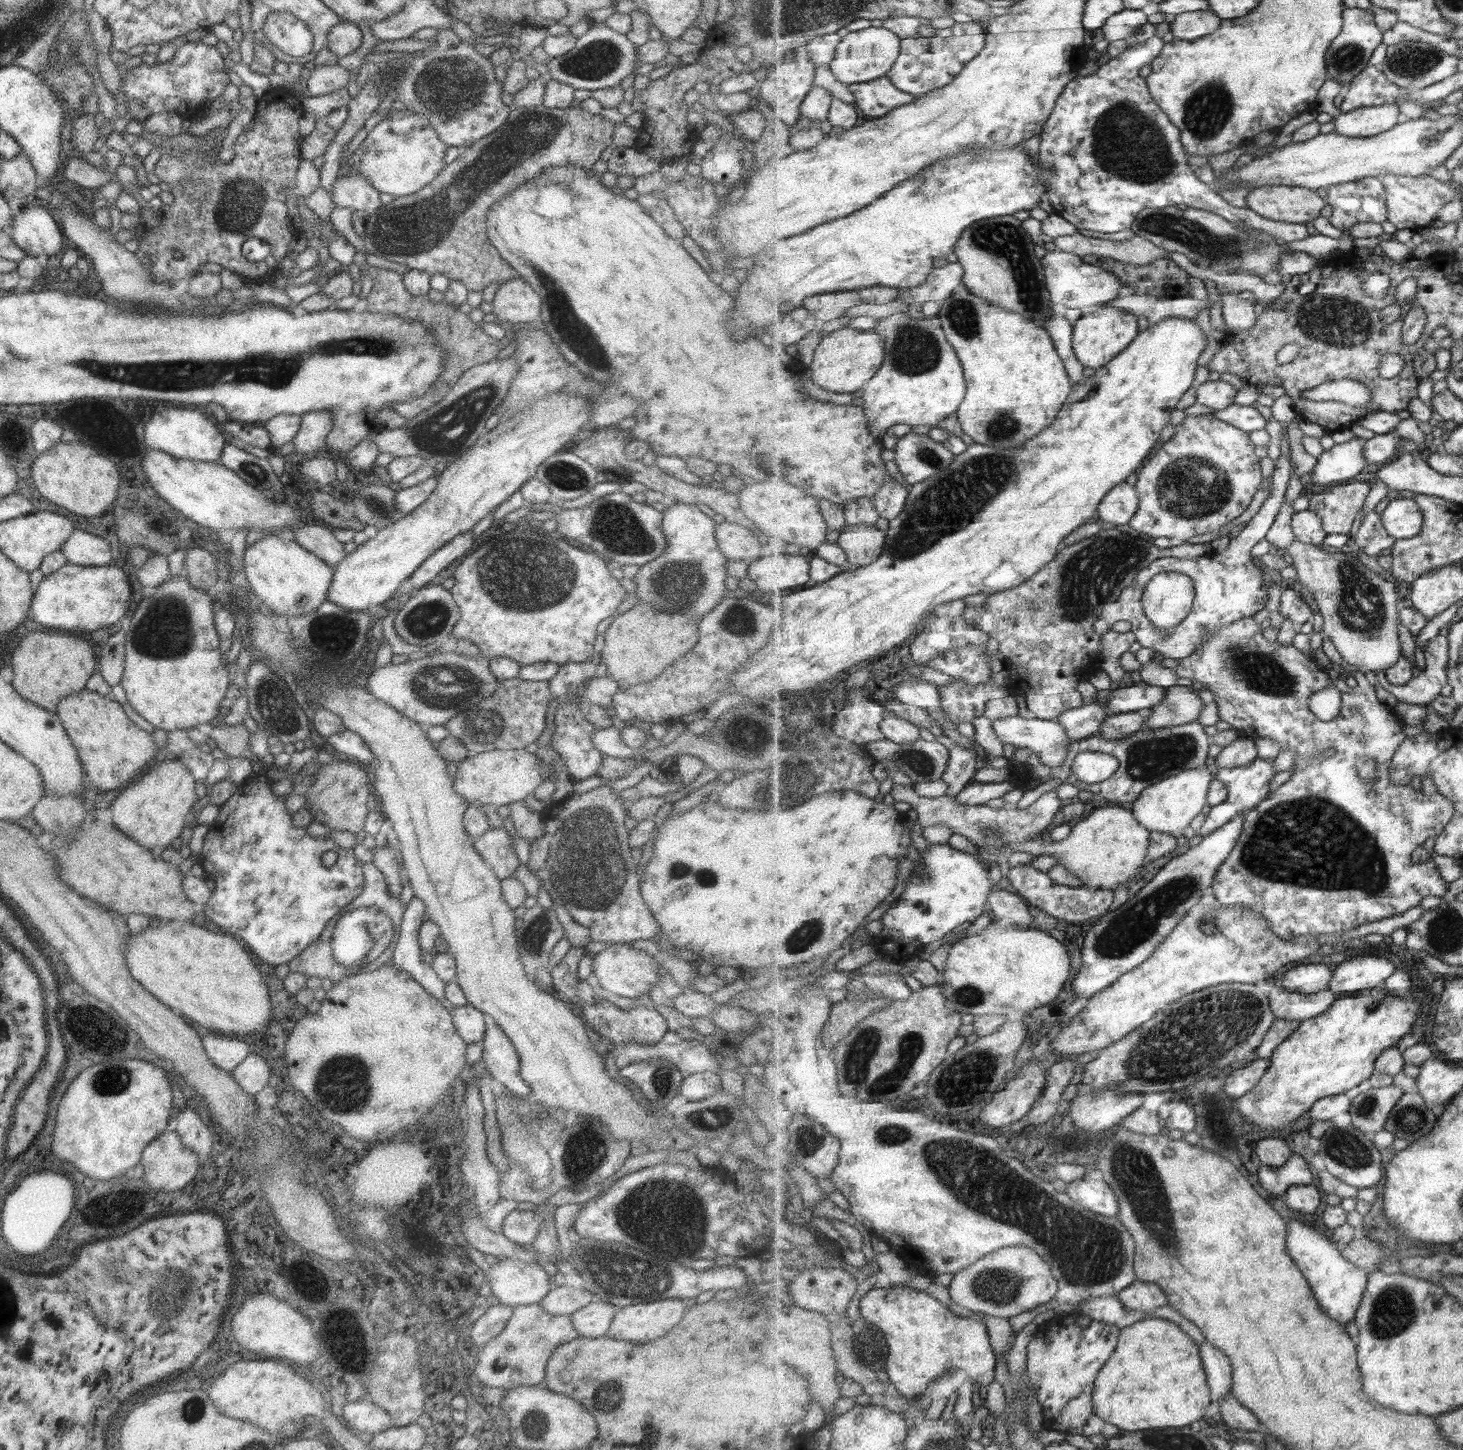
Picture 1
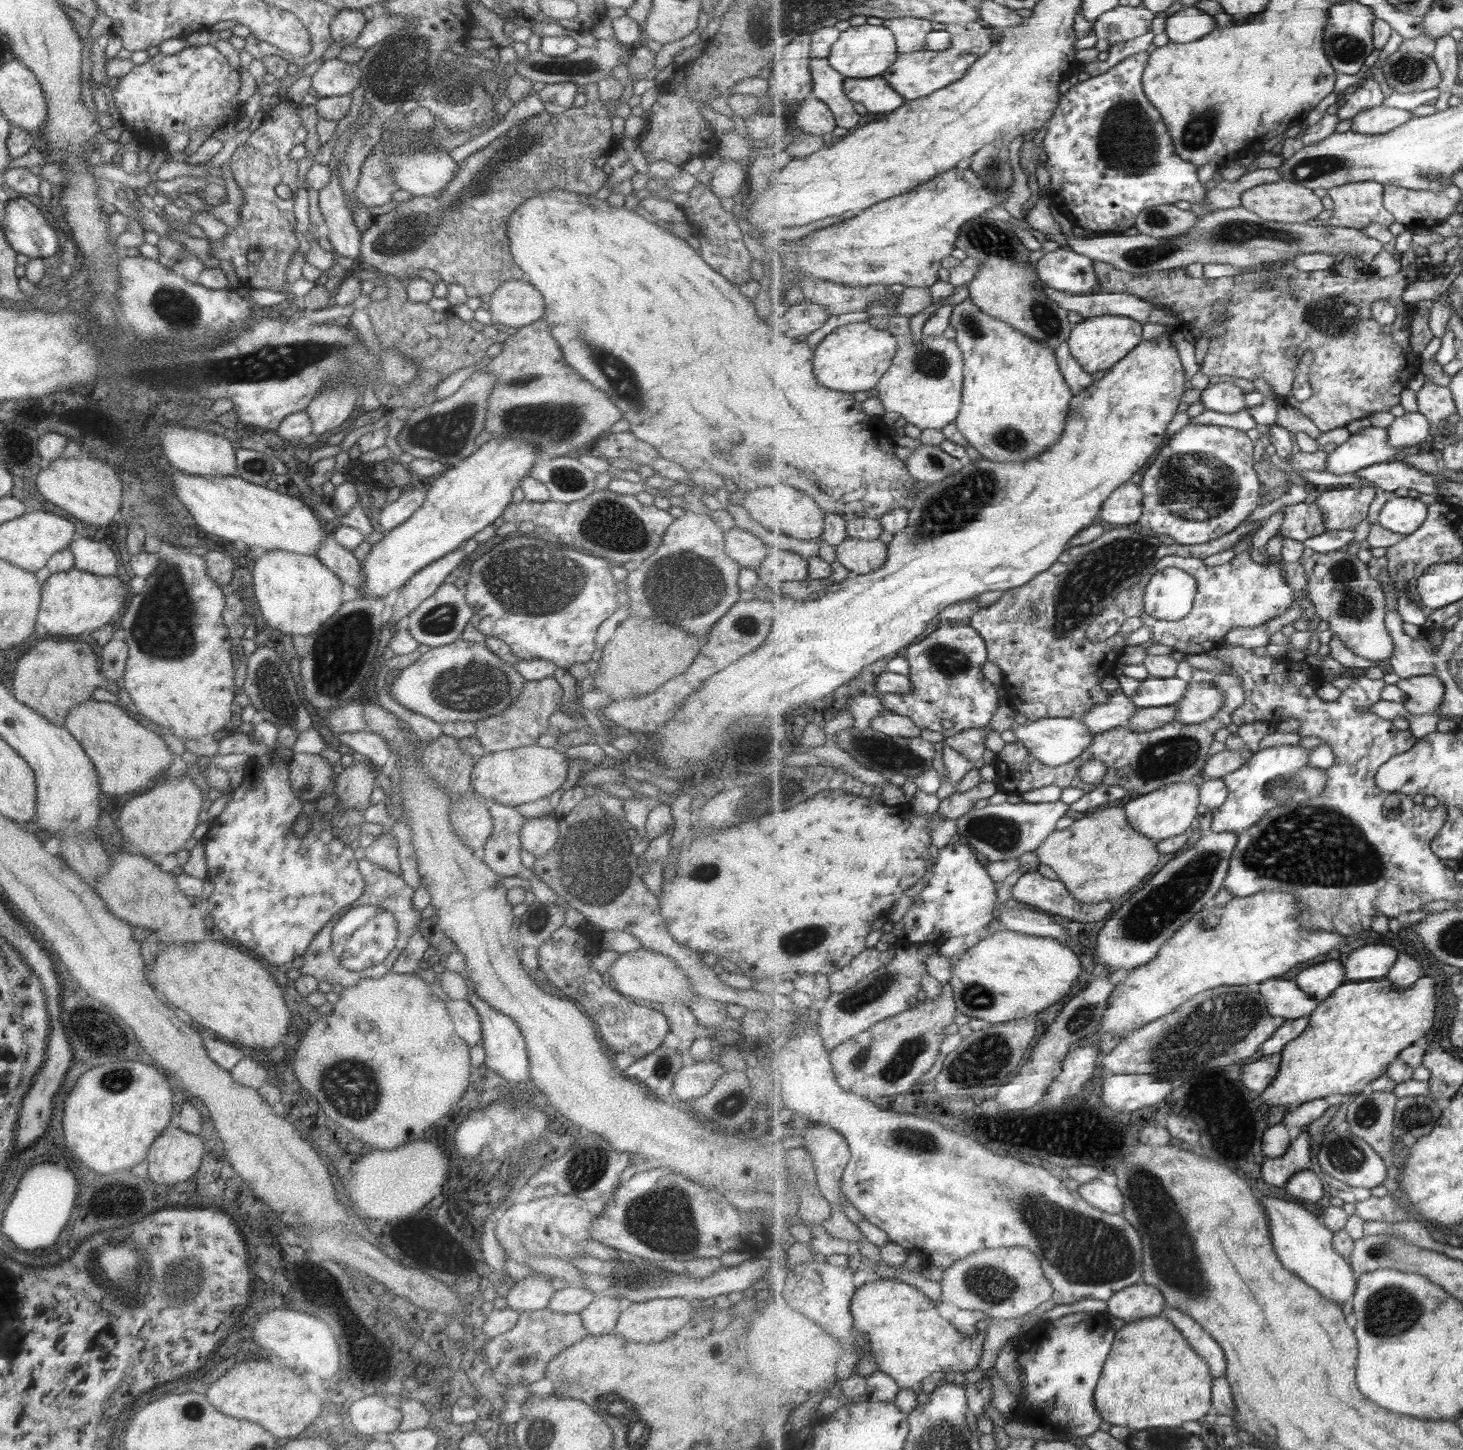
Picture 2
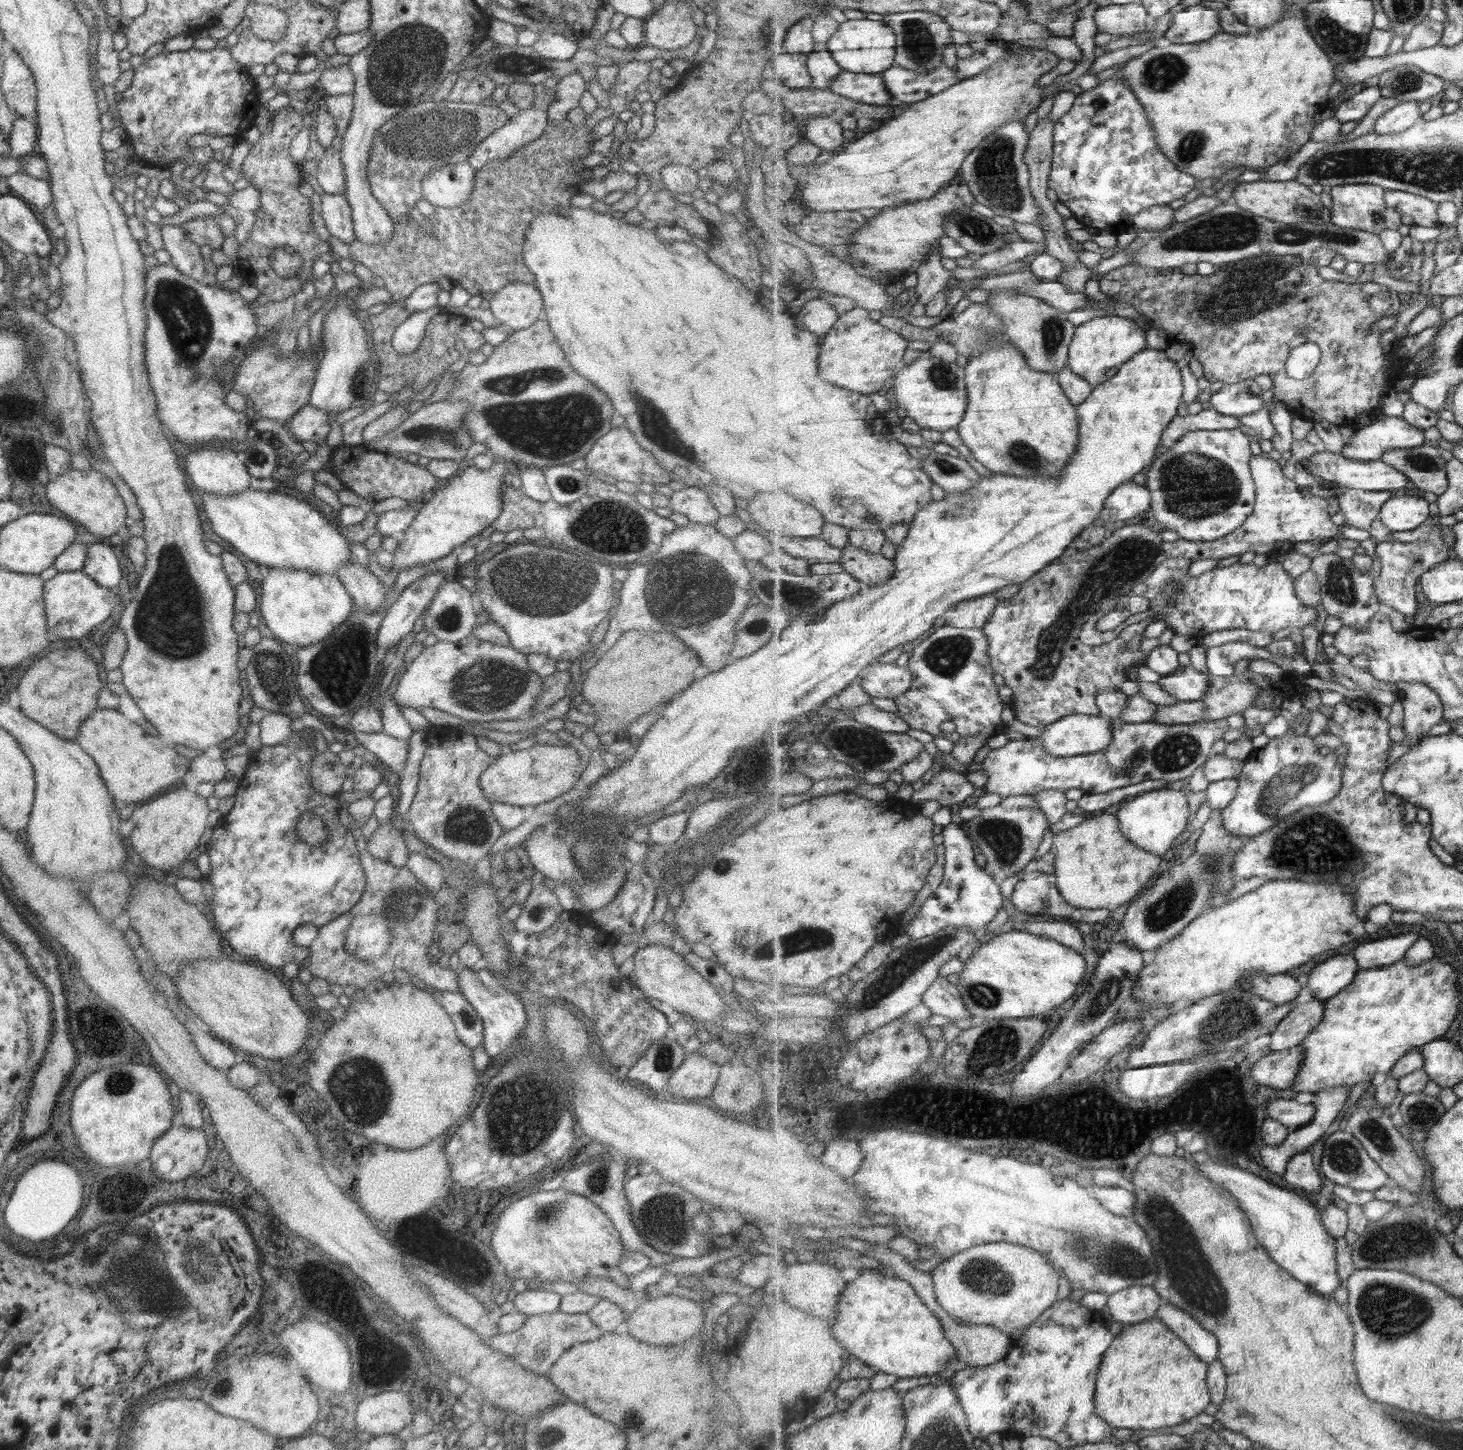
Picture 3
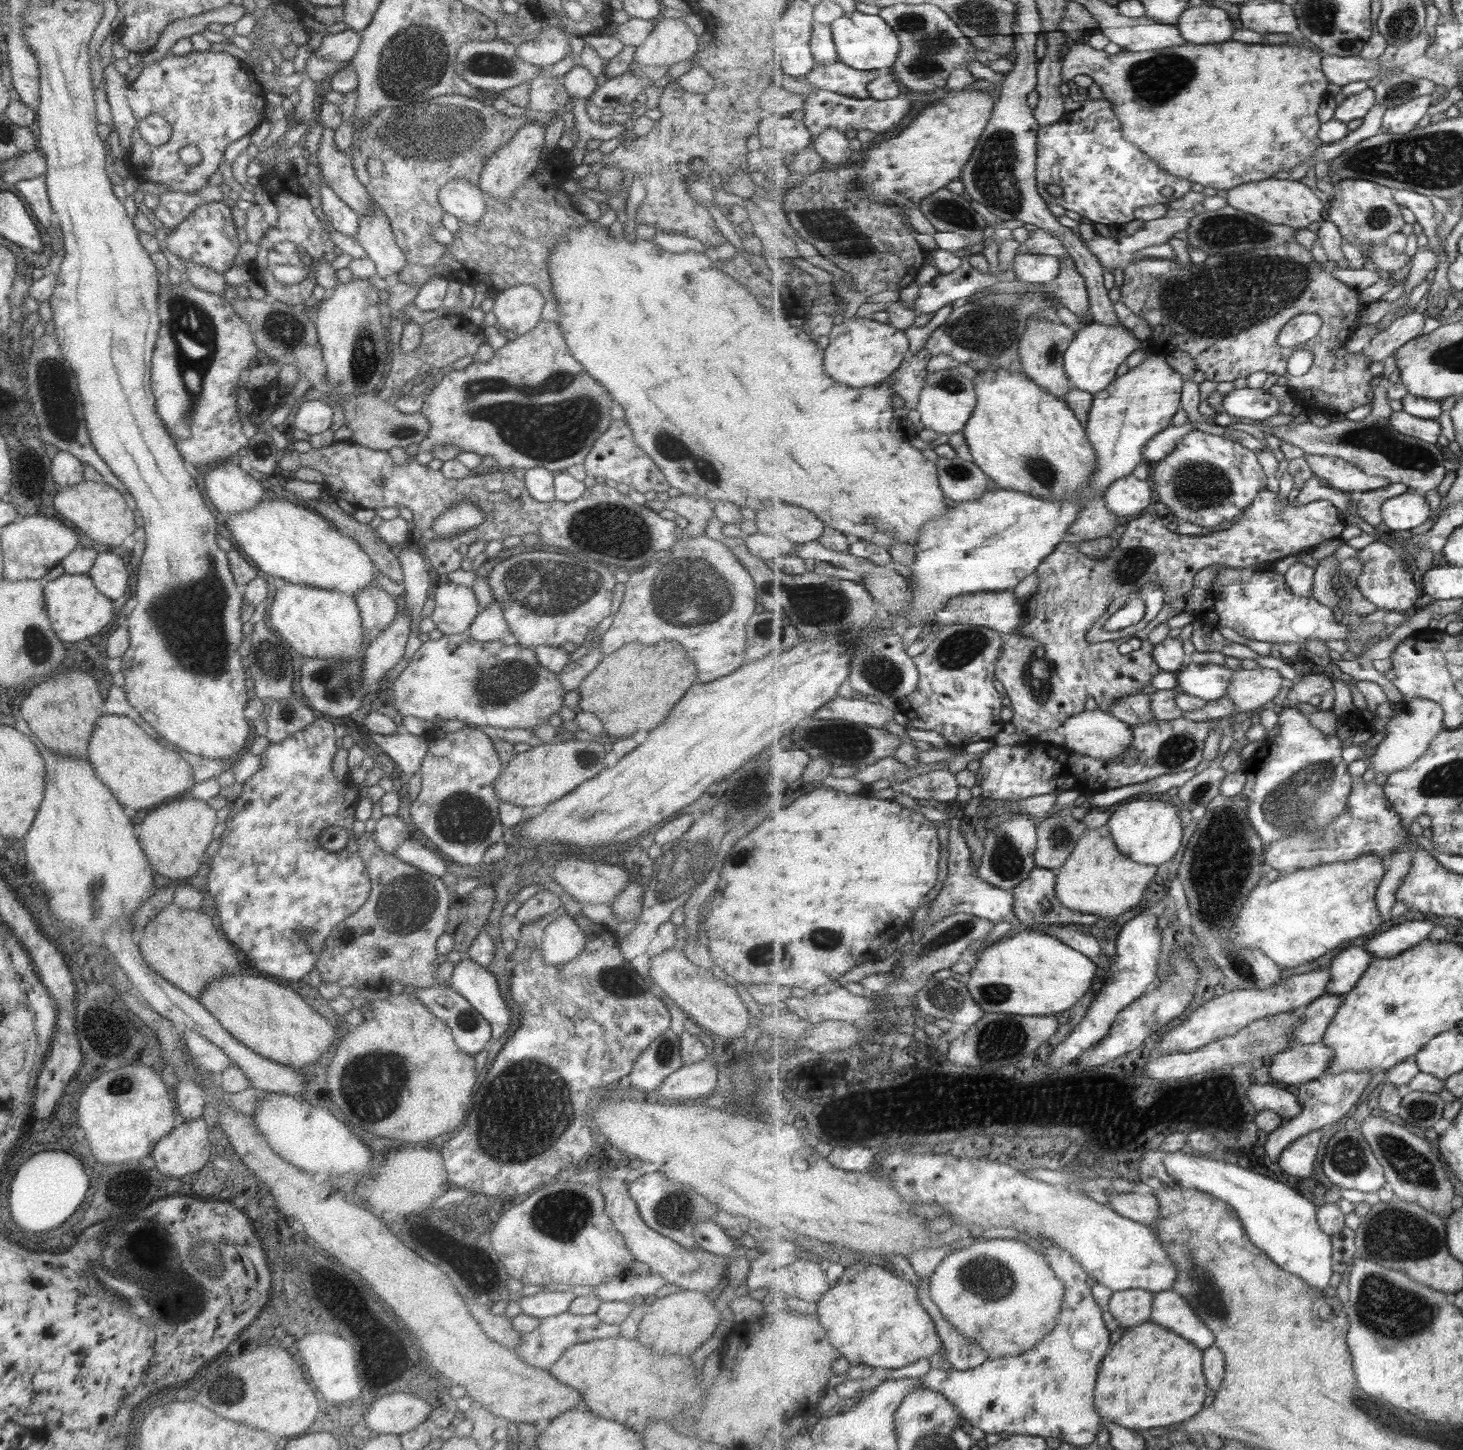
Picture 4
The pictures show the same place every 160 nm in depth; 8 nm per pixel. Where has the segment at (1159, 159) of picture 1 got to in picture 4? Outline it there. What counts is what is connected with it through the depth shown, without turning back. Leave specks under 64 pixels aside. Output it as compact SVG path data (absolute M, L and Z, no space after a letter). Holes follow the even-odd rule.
M1085 97L1082 103L1083 105L1076 111L1067 112L1061 124L1045 125L1038 129L1036 179L1038 191L1047 203L1077 212L1093 222L1122 226L1136 219L1134 212L1137 208L1155 204L1167 205L1179 200L1191 190L1193 182L1163 170L1146 152L1139 150L1124 137L1121 121L1113 110L1113 103L1110 100L1102 97L1096 101ZM1053 185L1059 185L1062 188L1063 196L1052 196L1049 188Z

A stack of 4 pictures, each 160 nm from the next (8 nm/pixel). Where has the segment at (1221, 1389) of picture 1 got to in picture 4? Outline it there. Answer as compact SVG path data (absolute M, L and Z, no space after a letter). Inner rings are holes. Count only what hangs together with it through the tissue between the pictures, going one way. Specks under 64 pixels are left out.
M1175 1289L1154 1293L1152 1321L1184 1336L1201 1350L1216 1344L1211 1328L1201 1320L1189 1301Z

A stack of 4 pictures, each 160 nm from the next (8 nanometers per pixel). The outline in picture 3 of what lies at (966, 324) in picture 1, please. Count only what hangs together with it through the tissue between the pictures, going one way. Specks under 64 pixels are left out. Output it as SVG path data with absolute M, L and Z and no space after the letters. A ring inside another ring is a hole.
M1005 333L996 336L990 342L990 348L983 354L978 354L969 359L965 367L966 384L968 386L968 412L965 413L964 420L957 428L965 445L972 451L972 456L981 465L985 466L991 474L1005 474L1005 476L1023 476L1027 477L1059 477L1061 471L1067 467L1069 461L1077 453L1077 445L1079 445L1079 417L1077 416L1078 408L1069 401L1069 397L1063 392L1063 387L1059 379L1054 377L1054 374L1048 372L1039 372L1033 370L1028 364L1025 355L1012 343Z

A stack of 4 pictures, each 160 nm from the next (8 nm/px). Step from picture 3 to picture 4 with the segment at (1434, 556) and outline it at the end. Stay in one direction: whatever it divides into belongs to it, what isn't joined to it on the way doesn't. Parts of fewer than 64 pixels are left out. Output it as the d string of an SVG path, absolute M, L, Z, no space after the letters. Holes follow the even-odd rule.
M1373 541L1359 552L1357 558L1362 563L1362 571L1356 581L1362 595L1373 601L1379 609L1401 613L1413 608L1417 598L1421 596L1421 591L1419 592L1419 588L1415 586L1415 578L1419 575L1413 576L1413 567L1403 560L1404 557L1404 554L1396 552L1391 546L1378 541Z

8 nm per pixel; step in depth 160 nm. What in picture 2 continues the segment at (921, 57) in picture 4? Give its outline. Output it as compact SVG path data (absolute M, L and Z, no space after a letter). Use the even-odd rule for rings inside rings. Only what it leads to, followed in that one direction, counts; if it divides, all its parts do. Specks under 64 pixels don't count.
M895 17L884 19L883 25L890 28L898 42L899 55L925 50L927 34L933 32L933 21L923 17Z

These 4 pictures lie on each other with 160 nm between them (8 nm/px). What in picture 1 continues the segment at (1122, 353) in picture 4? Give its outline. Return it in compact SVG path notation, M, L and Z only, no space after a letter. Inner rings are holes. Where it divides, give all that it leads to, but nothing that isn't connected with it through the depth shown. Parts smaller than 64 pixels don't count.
M1116 306L1086 312L1074 324L1073 346L1078 359L1087 368L1098 369L1112 362L1140 334L1138 316Z

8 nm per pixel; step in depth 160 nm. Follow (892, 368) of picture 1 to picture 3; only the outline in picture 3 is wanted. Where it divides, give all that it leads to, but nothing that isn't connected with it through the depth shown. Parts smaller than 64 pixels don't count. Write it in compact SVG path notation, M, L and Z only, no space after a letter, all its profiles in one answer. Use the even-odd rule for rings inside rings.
M926 351L915 362L906 364L894 374L889 385L896 392L895 401L907 410L921 429L946 431L959 428L968 412L968 386L966 370L957 366L955 360L943 360Z

